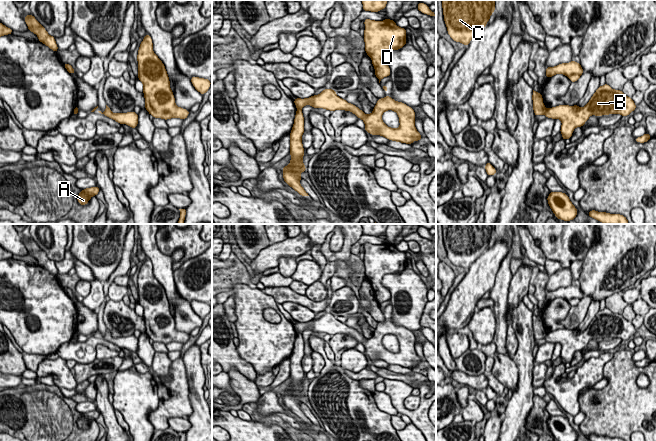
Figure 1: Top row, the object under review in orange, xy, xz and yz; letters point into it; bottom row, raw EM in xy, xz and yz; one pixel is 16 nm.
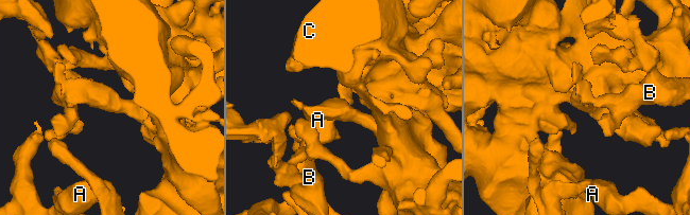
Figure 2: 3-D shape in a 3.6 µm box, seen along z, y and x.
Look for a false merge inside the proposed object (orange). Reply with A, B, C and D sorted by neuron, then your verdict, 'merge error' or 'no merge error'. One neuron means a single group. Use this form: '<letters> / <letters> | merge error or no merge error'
A B / C D | merge error

